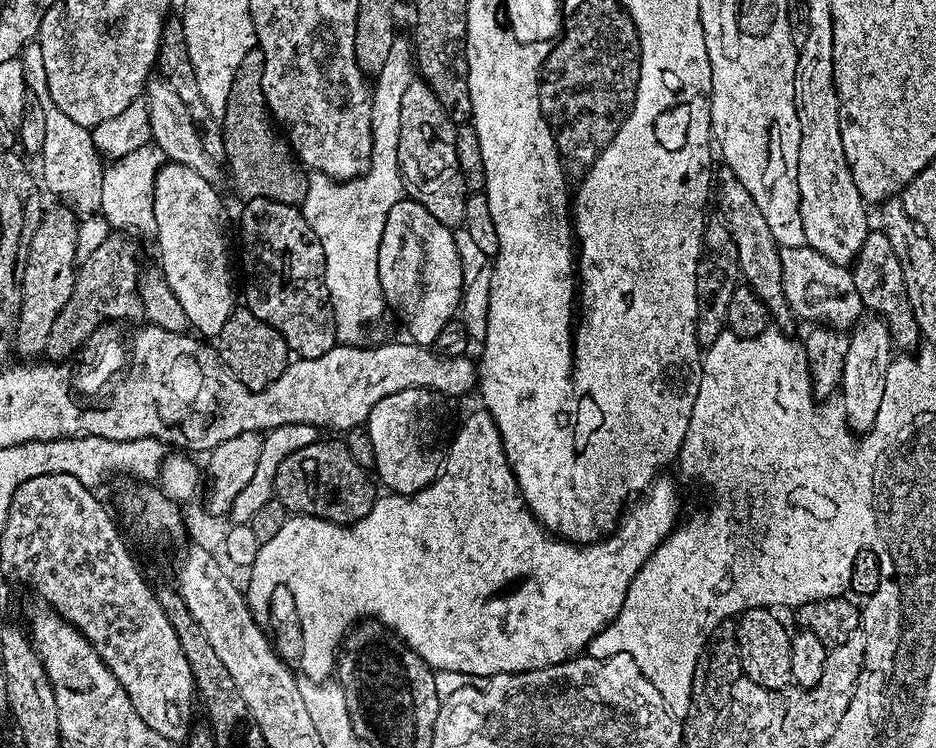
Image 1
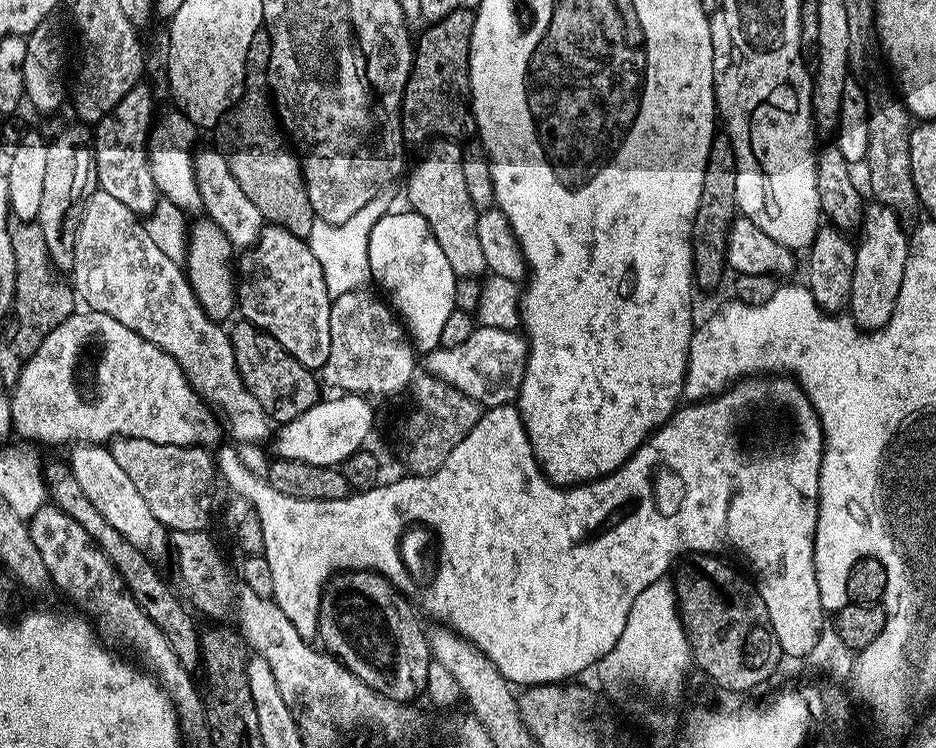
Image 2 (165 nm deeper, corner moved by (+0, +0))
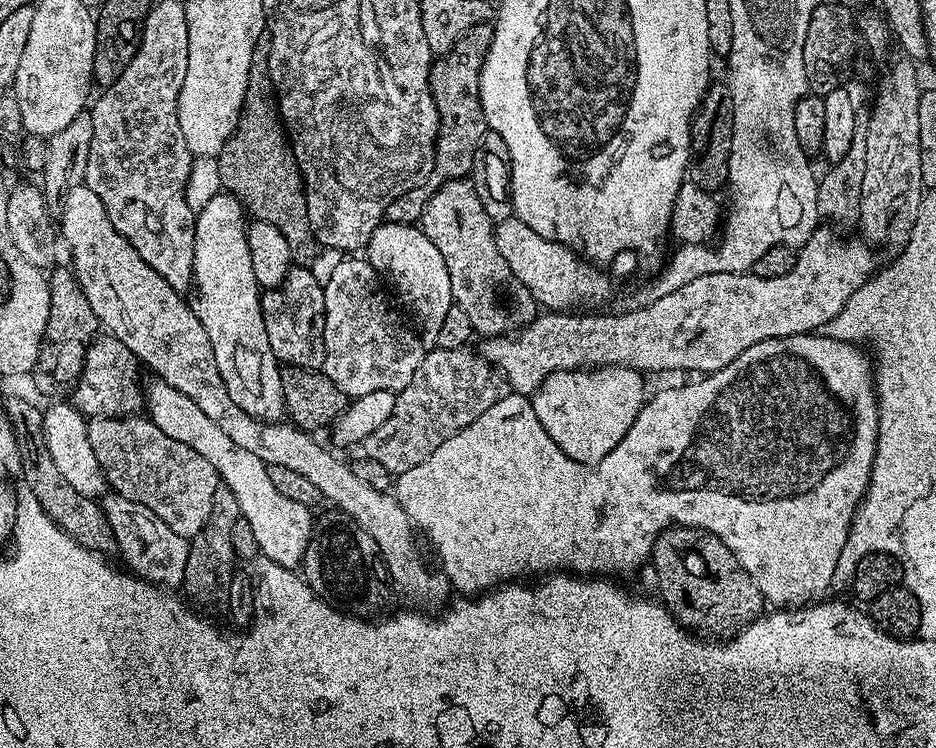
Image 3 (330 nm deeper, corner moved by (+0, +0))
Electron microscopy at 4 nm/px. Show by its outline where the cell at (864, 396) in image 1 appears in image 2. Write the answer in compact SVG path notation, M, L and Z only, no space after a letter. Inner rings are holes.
M869 203L864 210L864 219L860 221L858 229L858 243L856 244L856 261L854 262L854 282L850 285L850 315L861 330L879 330L886 326L894 306L898 302L898 290L902 290L902 278L906 270L906 262L910 251L910 236L902 225L901 217L894 210L885 208L883 204Z

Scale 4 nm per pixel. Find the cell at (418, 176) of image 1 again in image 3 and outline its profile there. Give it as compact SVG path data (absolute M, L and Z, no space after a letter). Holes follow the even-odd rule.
M471 179L446 182L427 198L418 224L426 238L438 246L442 262L446 262L455 307L466 310L477 337L519 333L537 316L538 305L530 290L514 278L514 270L506 266L502 254L498 254L494 221L482 210L482 198L478 198Z

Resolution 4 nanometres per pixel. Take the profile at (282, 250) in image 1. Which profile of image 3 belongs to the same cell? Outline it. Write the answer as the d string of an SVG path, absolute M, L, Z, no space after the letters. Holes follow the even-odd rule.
M293 266L288 269L286 278L277 288L267 289L260 297L260 309L262 310L262 318L266 322L266 338L270 338L270 350L276 356L277 361L281 365L291 366L293 368L310 368L320 370L324 367L324 286L314 278L311 267Z

